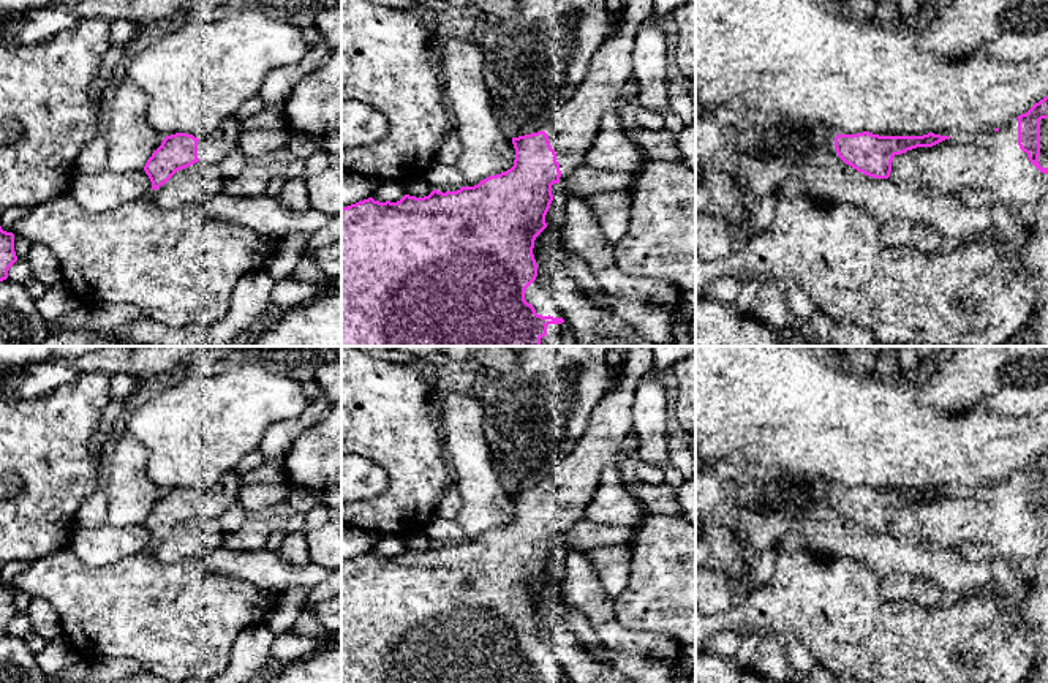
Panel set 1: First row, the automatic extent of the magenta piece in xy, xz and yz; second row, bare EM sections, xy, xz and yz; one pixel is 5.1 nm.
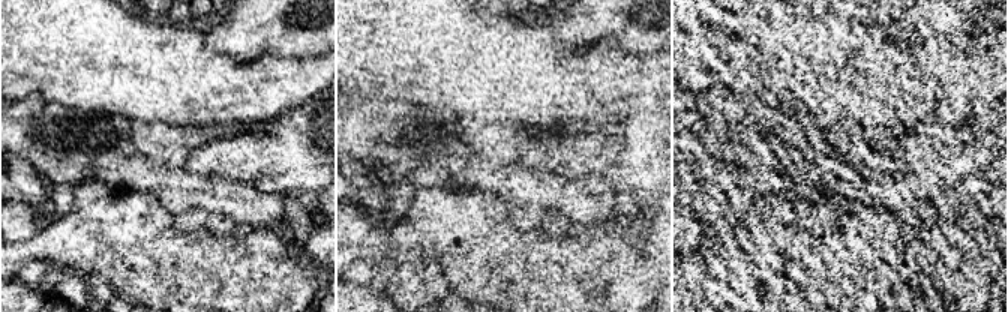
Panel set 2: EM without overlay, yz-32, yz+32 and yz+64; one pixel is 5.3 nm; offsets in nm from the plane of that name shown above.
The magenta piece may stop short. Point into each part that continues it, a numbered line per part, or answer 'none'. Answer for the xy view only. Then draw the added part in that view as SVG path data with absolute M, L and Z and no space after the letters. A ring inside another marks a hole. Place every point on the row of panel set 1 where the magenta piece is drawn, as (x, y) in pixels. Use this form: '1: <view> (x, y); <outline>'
1: xy (223, 141); M234 117L226 119L212 134L198 141L199 161L220 164L223 158L237 150L240 134L239 120Z

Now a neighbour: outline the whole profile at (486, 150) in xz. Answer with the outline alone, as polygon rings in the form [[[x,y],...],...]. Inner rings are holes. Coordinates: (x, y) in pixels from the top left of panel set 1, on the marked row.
[[[438,33],[435,52],[443,96],[462,142],[455,166],[463,175],[463,187],[474,187],[514,166],[512,138],[503,134],[495,119],[481,46]]]

